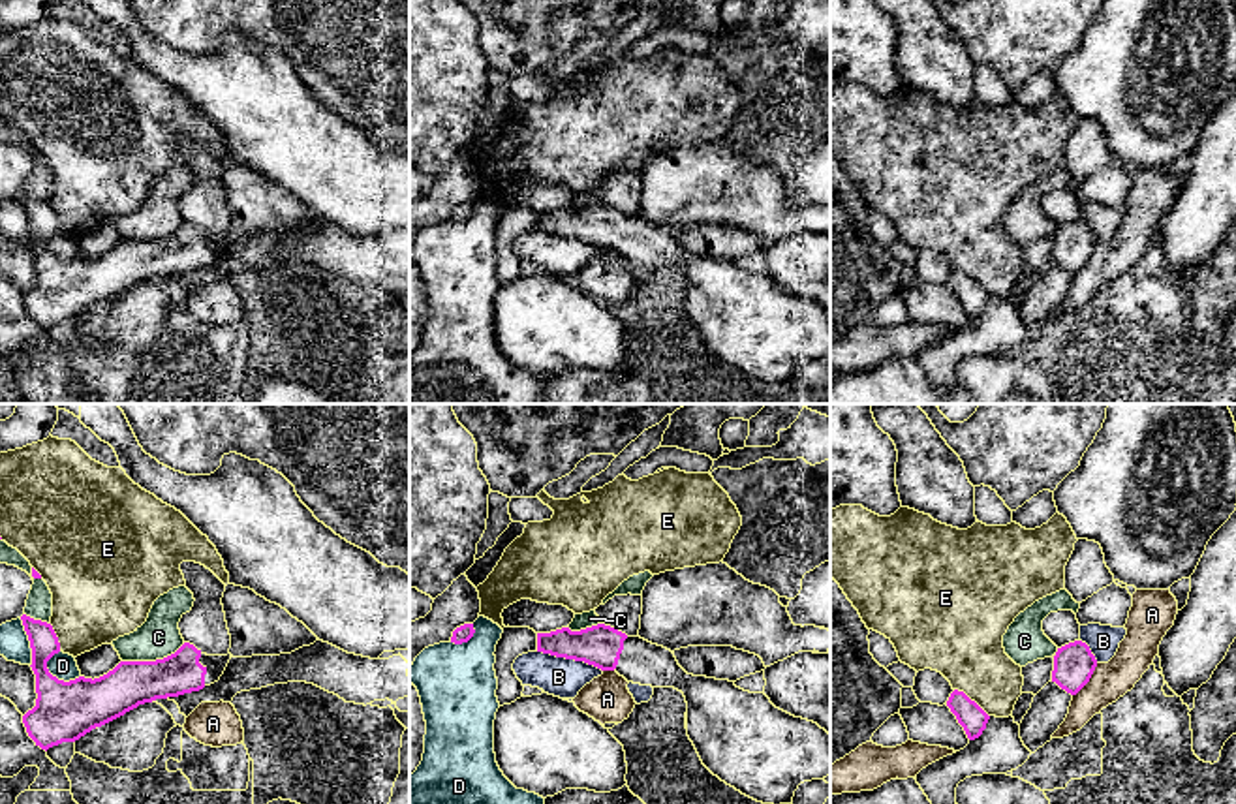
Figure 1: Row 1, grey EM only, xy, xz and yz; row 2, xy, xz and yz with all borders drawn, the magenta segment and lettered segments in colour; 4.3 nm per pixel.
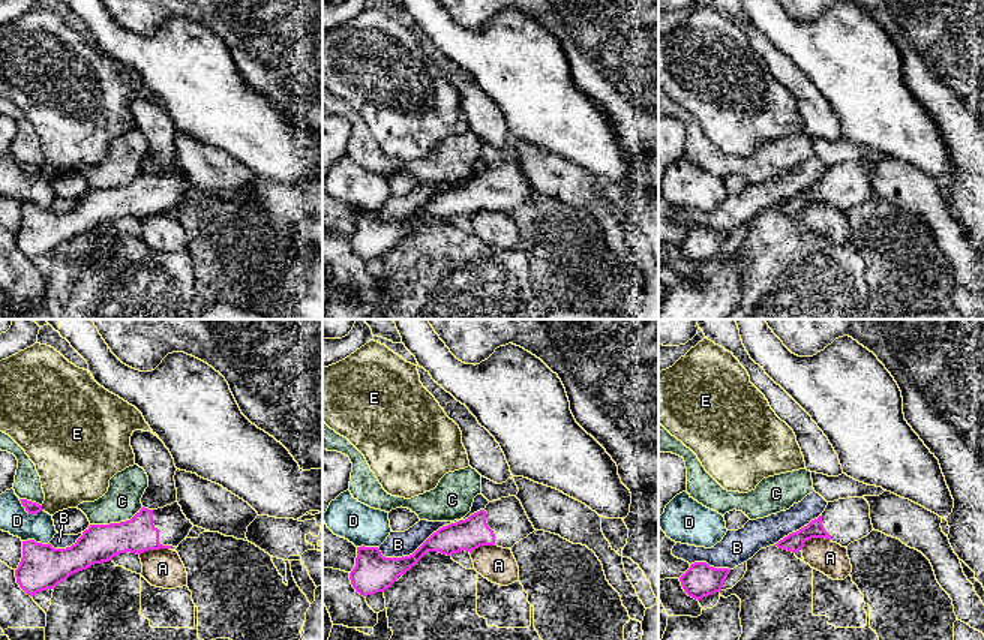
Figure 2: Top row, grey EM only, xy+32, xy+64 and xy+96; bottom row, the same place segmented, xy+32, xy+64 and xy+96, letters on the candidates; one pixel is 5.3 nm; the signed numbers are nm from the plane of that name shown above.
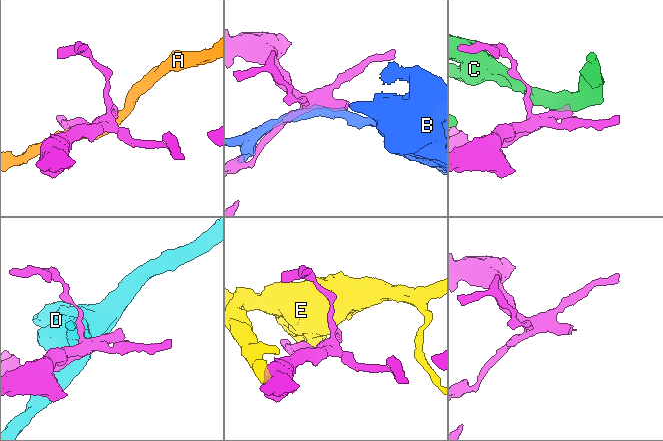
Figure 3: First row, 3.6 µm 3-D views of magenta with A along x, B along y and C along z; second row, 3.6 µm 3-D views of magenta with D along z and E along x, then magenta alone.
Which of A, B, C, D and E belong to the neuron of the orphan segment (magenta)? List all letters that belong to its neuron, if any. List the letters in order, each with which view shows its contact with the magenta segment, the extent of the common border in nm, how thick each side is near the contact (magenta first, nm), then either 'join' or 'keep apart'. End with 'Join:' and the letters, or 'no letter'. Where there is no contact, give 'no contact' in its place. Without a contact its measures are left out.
A: contact in yz; length 180 nm; calibres 180 and 160 nm; keep apart
B: contact in xz; length 300 nm; calibres 180 and 170 nm; keep apart
C: contact in xy; length 280 nm; calibres 190 and 180 nm; keep apart
D: contact in xy; length 170 nm; calibres 260 and 110 nm; keep apart
E: contact in yz; length 200 nm; calibres 120 and 340 nm; keep apart
Join: no letter

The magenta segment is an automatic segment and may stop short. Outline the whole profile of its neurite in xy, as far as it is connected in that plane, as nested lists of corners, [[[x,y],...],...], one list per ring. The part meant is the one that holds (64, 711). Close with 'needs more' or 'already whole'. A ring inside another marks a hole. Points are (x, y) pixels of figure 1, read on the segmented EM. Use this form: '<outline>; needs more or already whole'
[[[26,614],[21,616],[24,631],[32,648],[32,671],[36,674],[36,706],[23,716],[28,736],[41,750],[49,750],[62,742],[75,742],[96,727],[101,727],[139,704],[156,699],[178,697],[184,693],[199,691],[220,680],[231,654],[207,656],[193,644],[184,642],[175,654],[156,661],[120,661],[113,671],[100,678],[79,676],[64,682],[53,676],[47,661],[60,652],[58,637],[51,624],[34,620]]]; needs more

